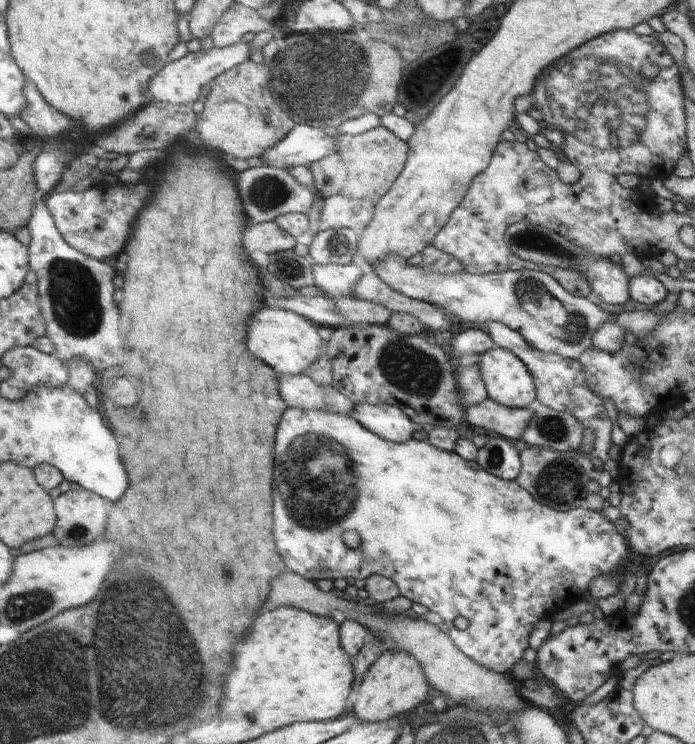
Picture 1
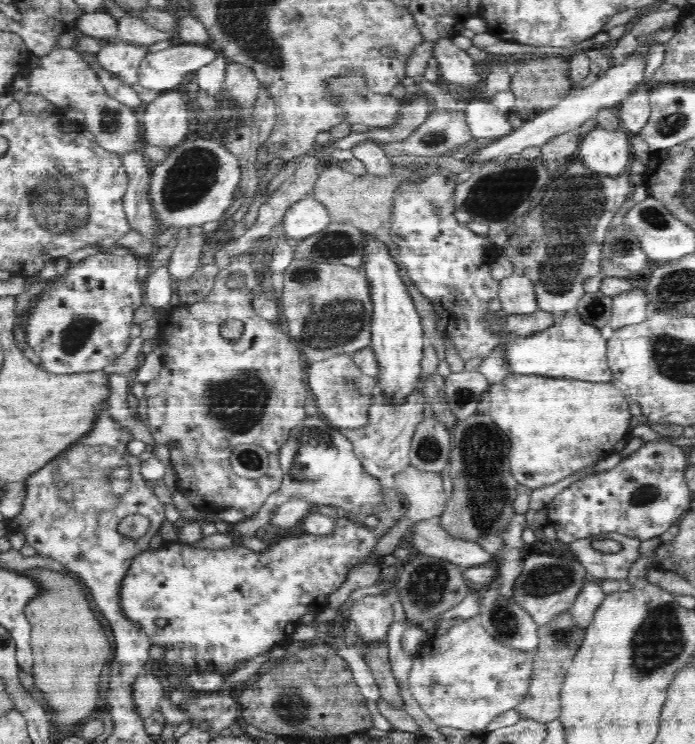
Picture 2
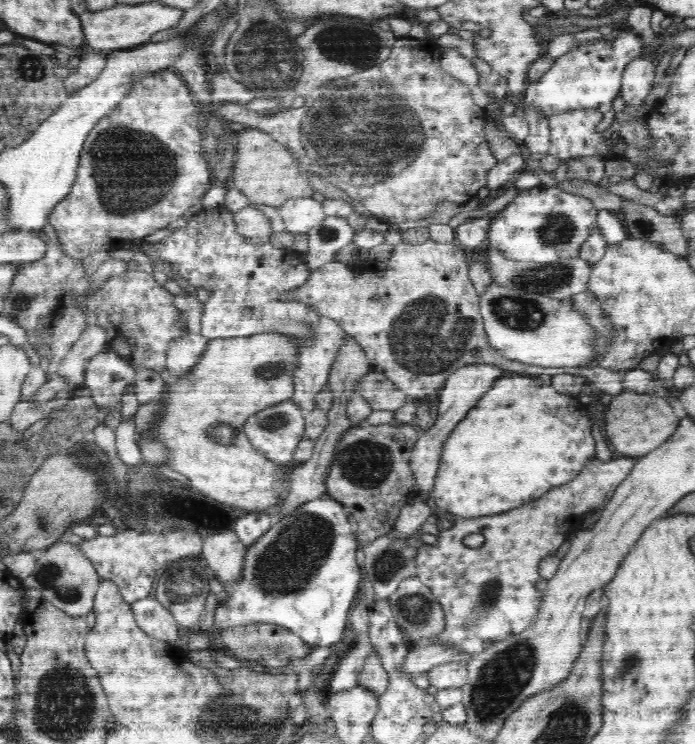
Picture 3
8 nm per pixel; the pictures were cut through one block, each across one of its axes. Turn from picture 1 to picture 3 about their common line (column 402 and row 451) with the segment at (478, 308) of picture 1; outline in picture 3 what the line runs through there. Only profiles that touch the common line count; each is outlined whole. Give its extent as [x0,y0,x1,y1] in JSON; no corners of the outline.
[243,399,305,465]

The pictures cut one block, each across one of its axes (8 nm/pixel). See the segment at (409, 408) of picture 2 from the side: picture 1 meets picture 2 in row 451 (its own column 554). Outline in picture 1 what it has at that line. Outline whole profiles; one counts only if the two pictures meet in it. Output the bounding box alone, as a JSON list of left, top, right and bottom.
[486,321,613,462]

